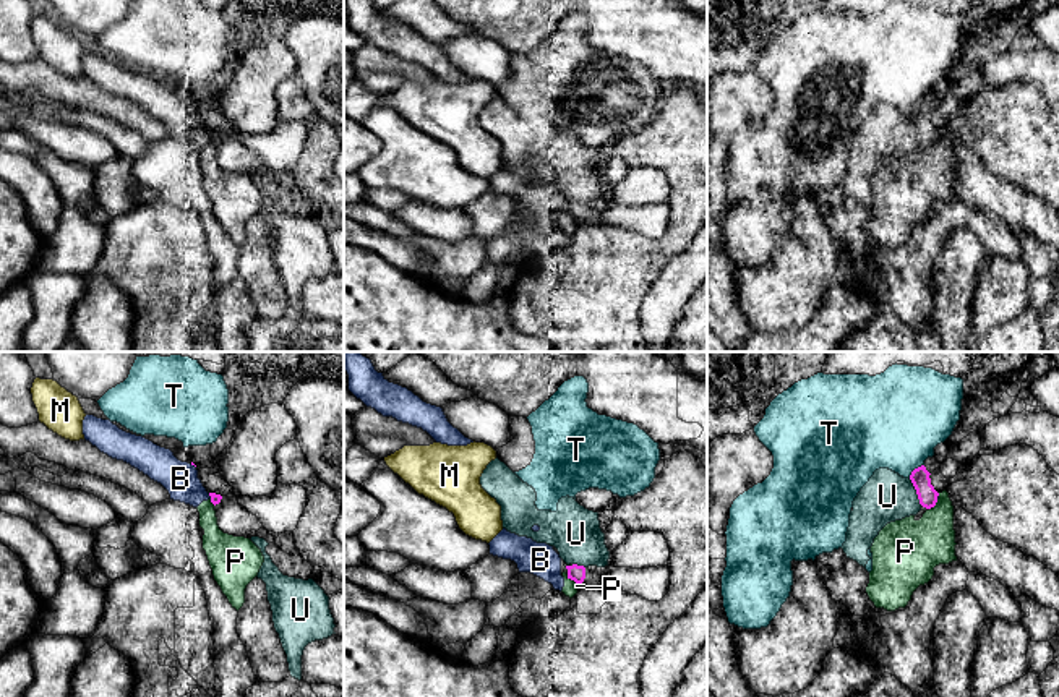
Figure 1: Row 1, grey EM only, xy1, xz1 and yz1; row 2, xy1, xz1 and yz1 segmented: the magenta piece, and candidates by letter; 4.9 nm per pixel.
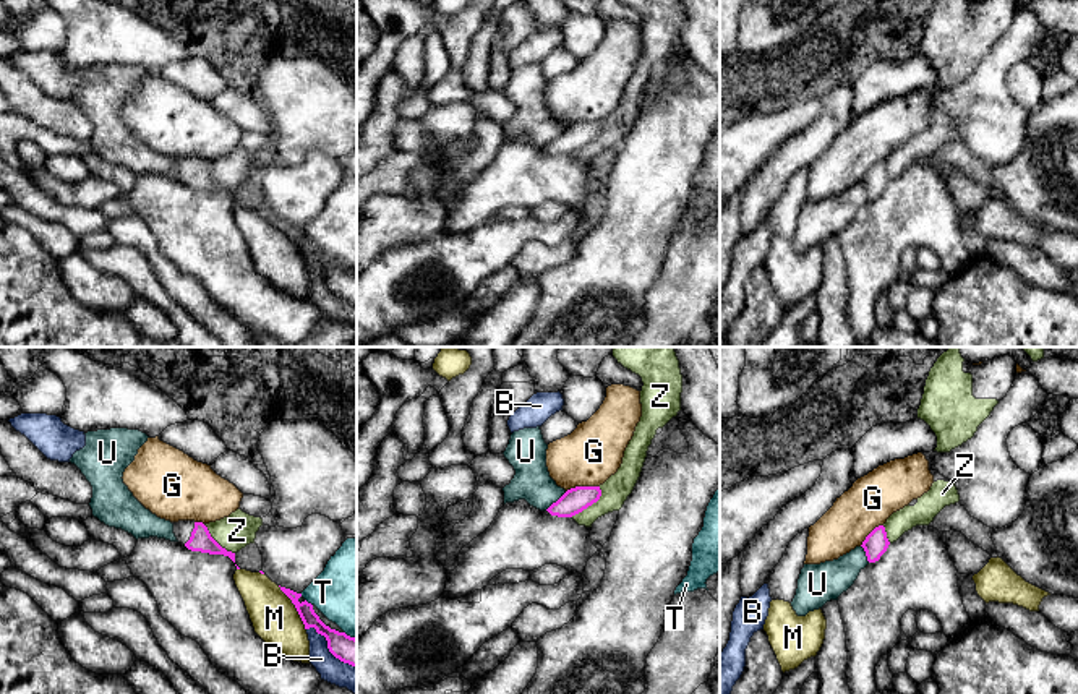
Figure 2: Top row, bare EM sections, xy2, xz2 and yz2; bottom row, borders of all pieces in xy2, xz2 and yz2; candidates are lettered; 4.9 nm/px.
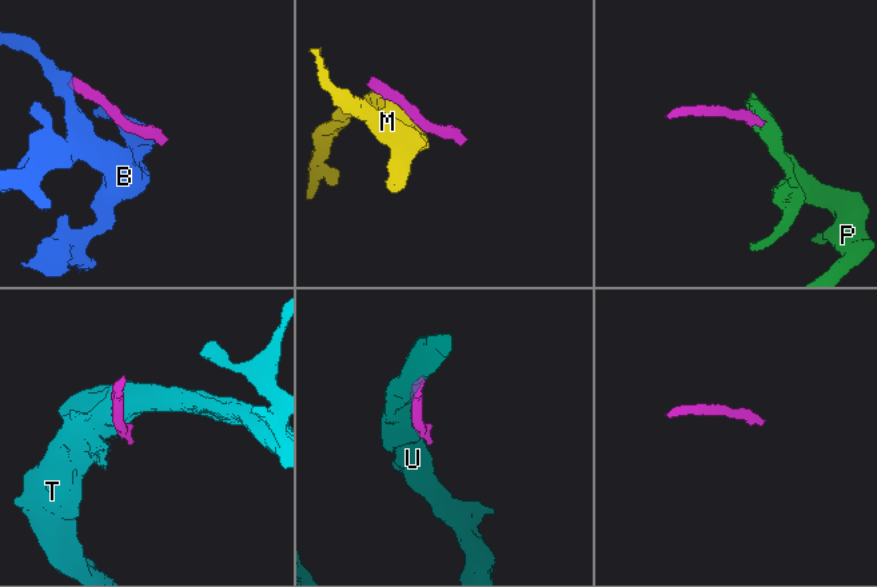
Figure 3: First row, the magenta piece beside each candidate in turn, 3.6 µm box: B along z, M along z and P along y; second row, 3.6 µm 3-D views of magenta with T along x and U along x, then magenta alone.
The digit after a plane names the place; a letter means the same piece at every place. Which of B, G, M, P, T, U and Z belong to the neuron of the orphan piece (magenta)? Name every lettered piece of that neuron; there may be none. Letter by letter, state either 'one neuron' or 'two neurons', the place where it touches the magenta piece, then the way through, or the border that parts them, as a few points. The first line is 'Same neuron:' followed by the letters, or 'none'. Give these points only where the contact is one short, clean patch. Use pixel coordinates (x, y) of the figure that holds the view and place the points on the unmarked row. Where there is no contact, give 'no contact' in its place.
Same neuron: none
B: two neurons | xy2 (328, 284)
G: two neurons | xz2 (582, 124) | along xz2 (598, 122), (576, 122), (566, 128)
M: two neurons | xy2 (295, 244)
P: two neurons | xz1 (573, 216)
T: two neurons | yz1 (915, 106)
U: two neurons | yz1 (917, 128)
Z: two neurons | xz2 (590, 141) | along xz2 (600, 124), (600, 133), (571, 153)

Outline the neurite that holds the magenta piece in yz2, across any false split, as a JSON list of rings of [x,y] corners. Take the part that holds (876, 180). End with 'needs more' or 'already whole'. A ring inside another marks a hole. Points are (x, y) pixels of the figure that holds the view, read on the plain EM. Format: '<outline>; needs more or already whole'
[[[883,162],[875,164],[862,178],[867,198],[875,199],[887,188],[890,178]]]; already whole

